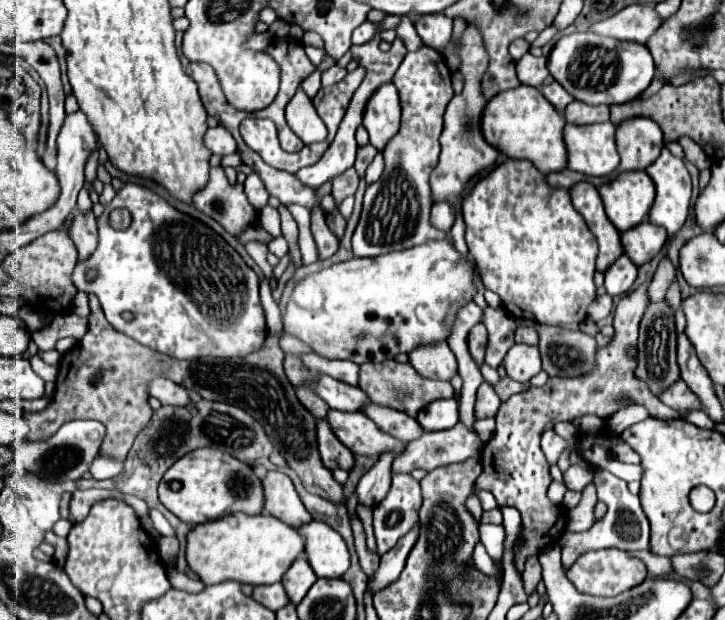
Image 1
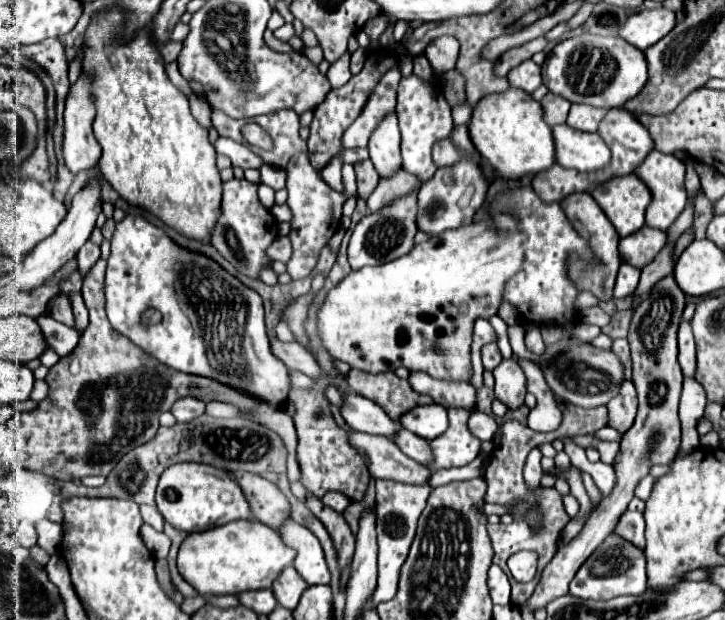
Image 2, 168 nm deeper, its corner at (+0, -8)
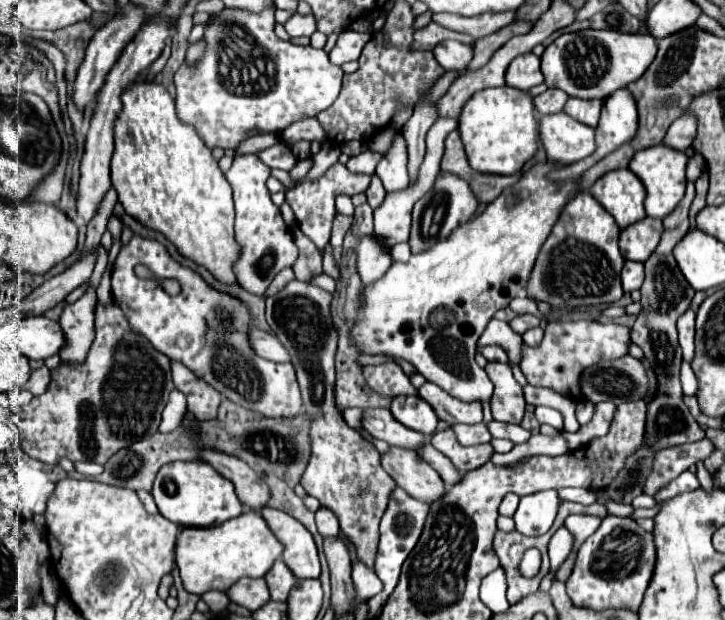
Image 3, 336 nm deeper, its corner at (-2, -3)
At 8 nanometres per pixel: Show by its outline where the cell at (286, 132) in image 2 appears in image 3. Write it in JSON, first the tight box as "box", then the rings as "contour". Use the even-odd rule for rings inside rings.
{"box":[287,162,371,250],"contour":[[[337,162],[337,164],[333,164],[327,170],[327,174],[323,178],[313,180],[313,182],[297,184],[293,188],[293,192],[287,192],[287,202],[293,208],[293,214],[297,218],[297,224],[301,228],[301,232],[307,234],[315,242],[315,246],[319,250],[323,250],[325,244],[331,238],[331,224],[333,224],[335,214],[337,214],[337,210],[335,210],[335,196],[341,194],[341,192],[345,192],[349,196],[365,192],[369,188],[369,184],[371,184],[371,174],[353,174],[353,172],[347,170],[347,166]]]}

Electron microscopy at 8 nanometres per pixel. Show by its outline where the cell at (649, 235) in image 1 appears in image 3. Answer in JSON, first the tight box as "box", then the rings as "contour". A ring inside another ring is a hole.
{"box":[619,218,663,262],"contour":[[[643,218],[619,234],[619,248],[627,260],[645,262],[657,248],[663,232],[663,224],[657,218]]]}

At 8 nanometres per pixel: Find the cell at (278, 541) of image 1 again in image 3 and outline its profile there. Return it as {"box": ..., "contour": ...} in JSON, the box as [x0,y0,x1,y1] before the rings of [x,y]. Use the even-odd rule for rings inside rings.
{"box":[175,512,283,594],"contour":[[[243,512],[213,528],[183,528],[175,542],[177,568],[183,588],[191,594],[227,590],[239,578],[263,578],[281,556],[283,544],[271,534],[259,512]]]}

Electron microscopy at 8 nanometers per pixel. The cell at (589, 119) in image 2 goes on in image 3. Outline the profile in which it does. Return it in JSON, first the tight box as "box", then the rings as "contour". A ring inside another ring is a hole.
{"box":[565,98,603,128],"contour":[[[569,98],[569,102],[565,104],[565,112],[567,112],[571,118],[575,118],[575,120],[579,120],[579,122],[591,126],[591,128],[597,126],[601,108],[603,108],[603,100]]]}

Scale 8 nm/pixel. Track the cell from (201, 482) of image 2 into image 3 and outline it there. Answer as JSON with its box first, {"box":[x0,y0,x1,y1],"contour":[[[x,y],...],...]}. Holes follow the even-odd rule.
{"box":[151,460,243,526],"contour":[[[203,460],[165,464],[157,472],[151,494],[161,516],[179,526],[219,526],[243,512],[243,504],[239,502],[233,484]]]}

